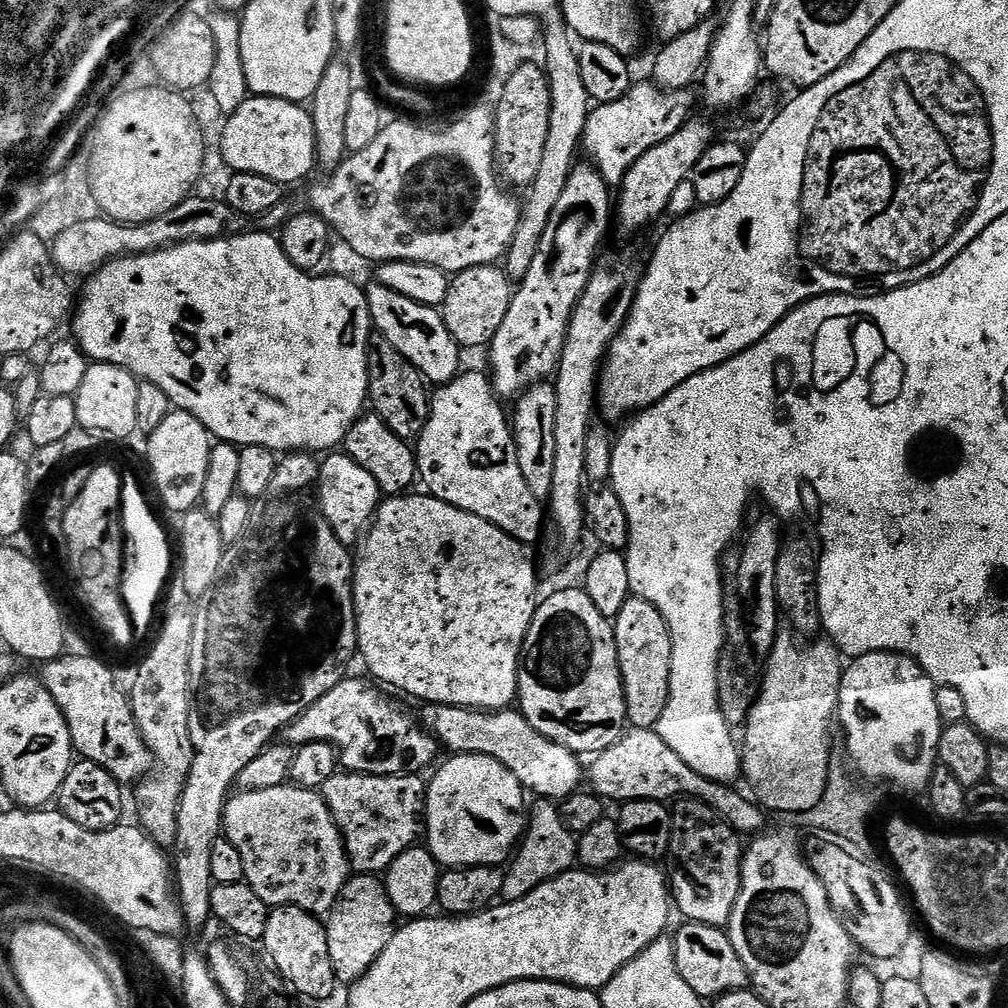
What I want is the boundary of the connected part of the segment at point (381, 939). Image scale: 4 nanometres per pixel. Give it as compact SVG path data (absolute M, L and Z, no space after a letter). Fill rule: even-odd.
M356 874L349 878L326 917L326 942L330 946L330 966L334 966L337 985L351 986L362 979L366 970L378 962L382 950L390 946L390 938L394 938L397 927L398 913L390 902L385 881L376 874Z

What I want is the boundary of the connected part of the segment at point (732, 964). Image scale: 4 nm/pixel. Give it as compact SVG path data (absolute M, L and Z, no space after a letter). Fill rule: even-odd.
M681 923L681 928L674 935L678 974L686 978L690 990L701 998L715 998L724 992L735 992L749 987L748 971L738 958L738 950L730 942L727 931L705 924Z

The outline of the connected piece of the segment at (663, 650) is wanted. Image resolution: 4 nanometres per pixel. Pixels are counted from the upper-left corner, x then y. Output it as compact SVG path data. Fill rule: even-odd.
M629 598L616 615L616 649L620 663L620 677L624 683L624 697L628 724L632 728L655 729L670 694L672 669L672 635L662 614L648 600Z

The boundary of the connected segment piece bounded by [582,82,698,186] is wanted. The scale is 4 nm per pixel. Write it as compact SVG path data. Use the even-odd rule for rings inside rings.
M655 82L648 84L633 83L631 90L622 98L609 104L596 104L589 111L584 139L583 151L589 152L591 163L602 174L602 178L610 186L618 186L624 181L624 176L658 142L666 142L690 118L692 107L698 104L695 91L681 90L669 92Z

